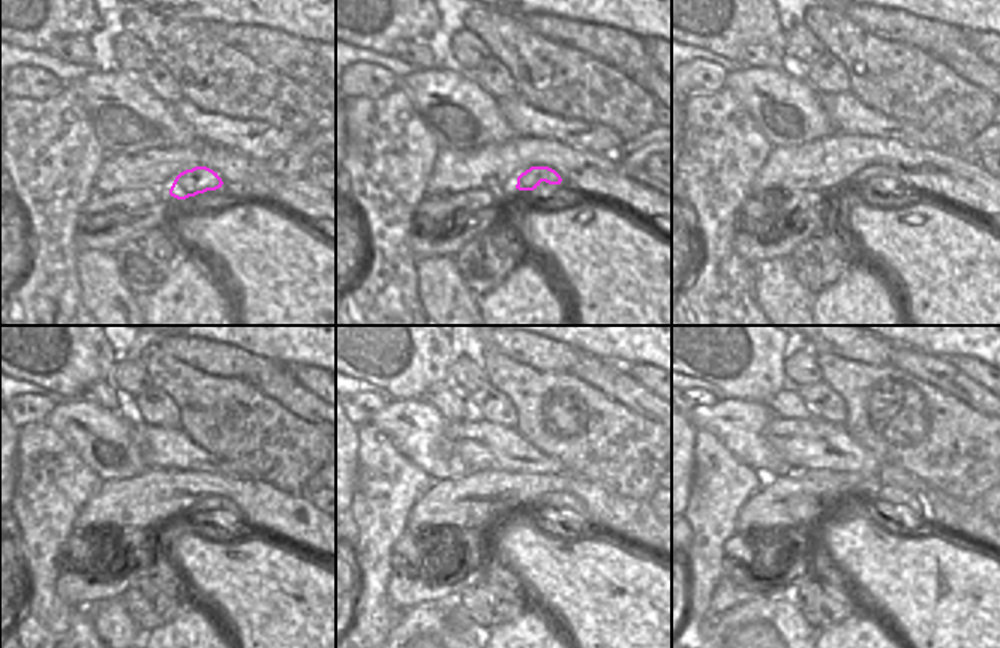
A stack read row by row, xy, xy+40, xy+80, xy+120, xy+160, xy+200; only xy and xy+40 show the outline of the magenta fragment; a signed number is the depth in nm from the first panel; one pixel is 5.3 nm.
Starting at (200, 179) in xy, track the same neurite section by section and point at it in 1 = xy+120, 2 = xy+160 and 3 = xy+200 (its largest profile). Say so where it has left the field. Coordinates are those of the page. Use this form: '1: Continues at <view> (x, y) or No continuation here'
1: Continues at xy+120 (219, 504)
2: Continues at xy+160 (568, 503)
3: Continues at xy+200 (889, 497)

